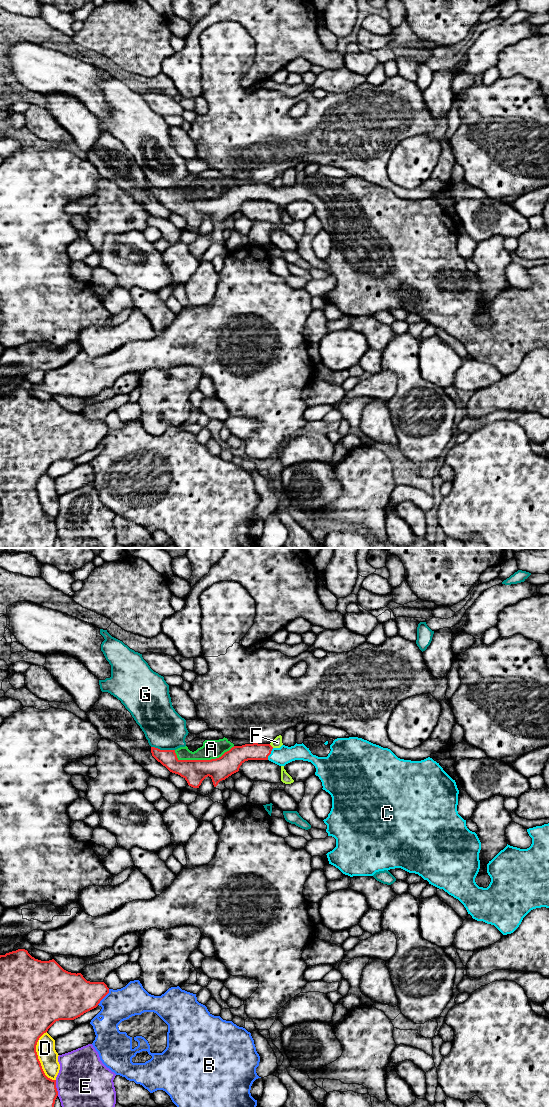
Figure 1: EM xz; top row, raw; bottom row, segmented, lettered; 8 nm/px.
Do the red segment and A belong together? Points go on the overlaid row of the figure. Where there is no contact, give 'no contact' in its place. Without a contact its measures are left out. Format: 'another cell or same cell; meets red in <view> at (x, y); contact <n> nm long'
same cell; meets red in xz at (203, 760); contact 500 nm long

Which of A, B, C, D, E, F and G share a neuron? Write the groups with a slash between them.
A C / B / D / E / F / G

